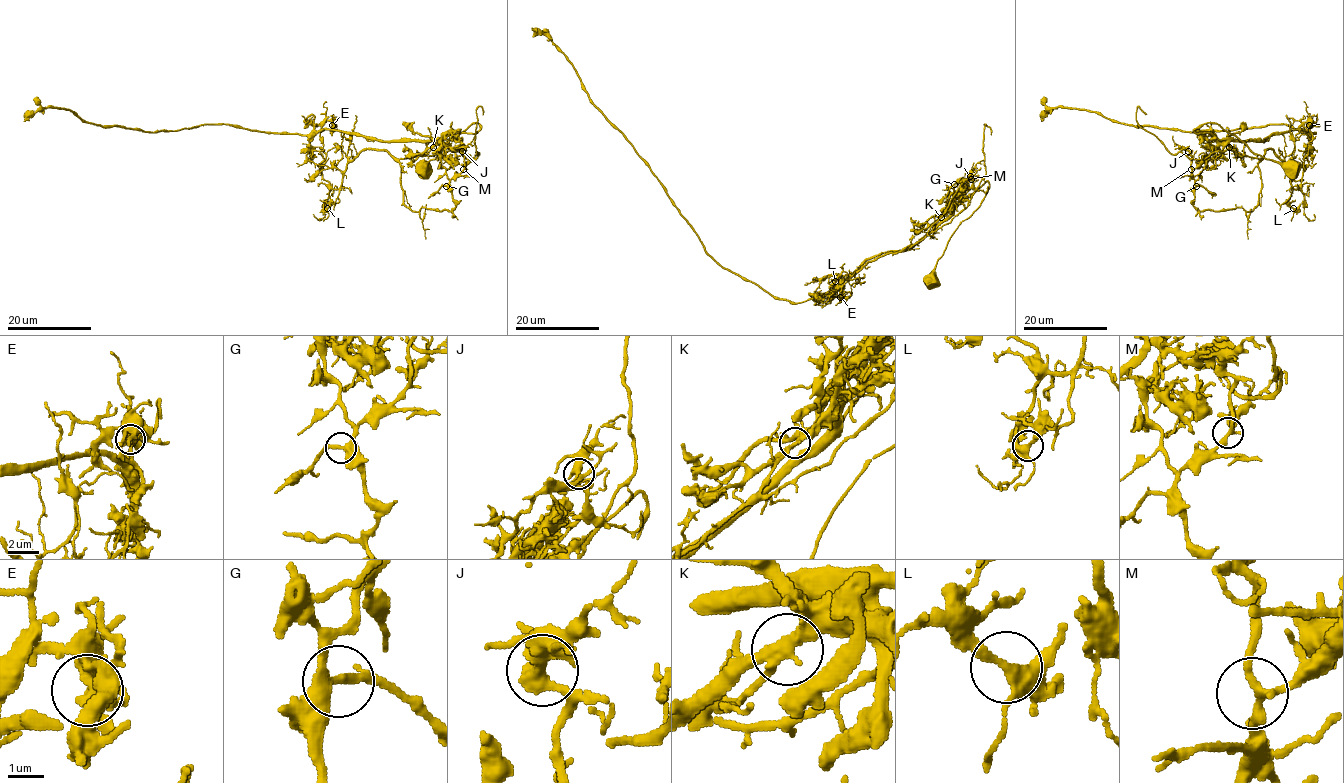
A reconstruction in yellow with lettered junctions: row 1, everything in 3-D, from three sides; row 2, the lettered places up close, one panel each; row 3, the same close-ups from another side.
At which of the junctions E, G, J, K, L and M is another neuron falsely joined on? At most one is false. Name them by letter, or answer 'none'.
K

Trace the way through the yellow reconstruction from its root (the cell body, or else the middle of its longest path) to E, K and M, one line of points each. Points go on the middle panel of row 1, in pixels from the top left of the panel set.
E: (931, 279), (950, 235), (981, 203), (987, 181), (914, 244), (866, 258), (838, 285), (840, 297)
K: (931, 279), (947, 241), (979, 206), (988, 182), (941, 217)
M: (931, 279), (950, 235), (987, 192), (986, 181), (955, 204), (954, 197), (971, 186), (971, 179)

